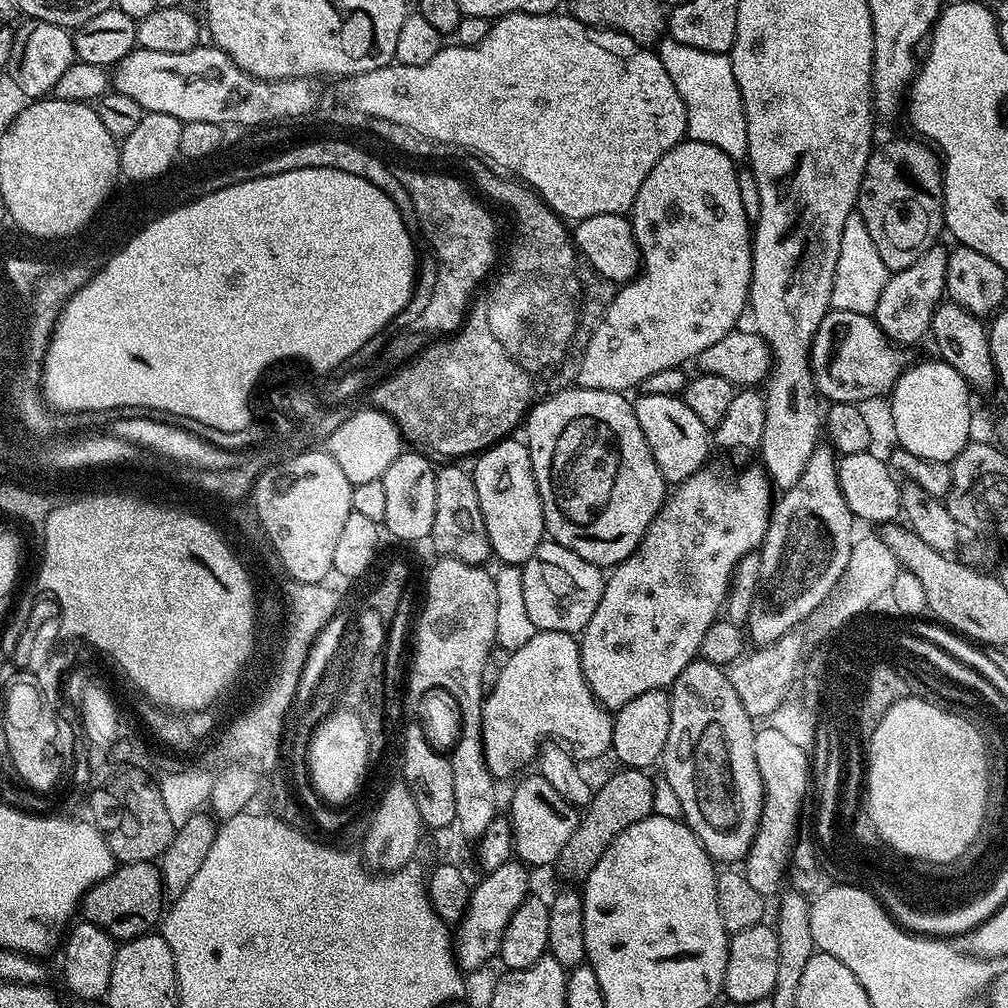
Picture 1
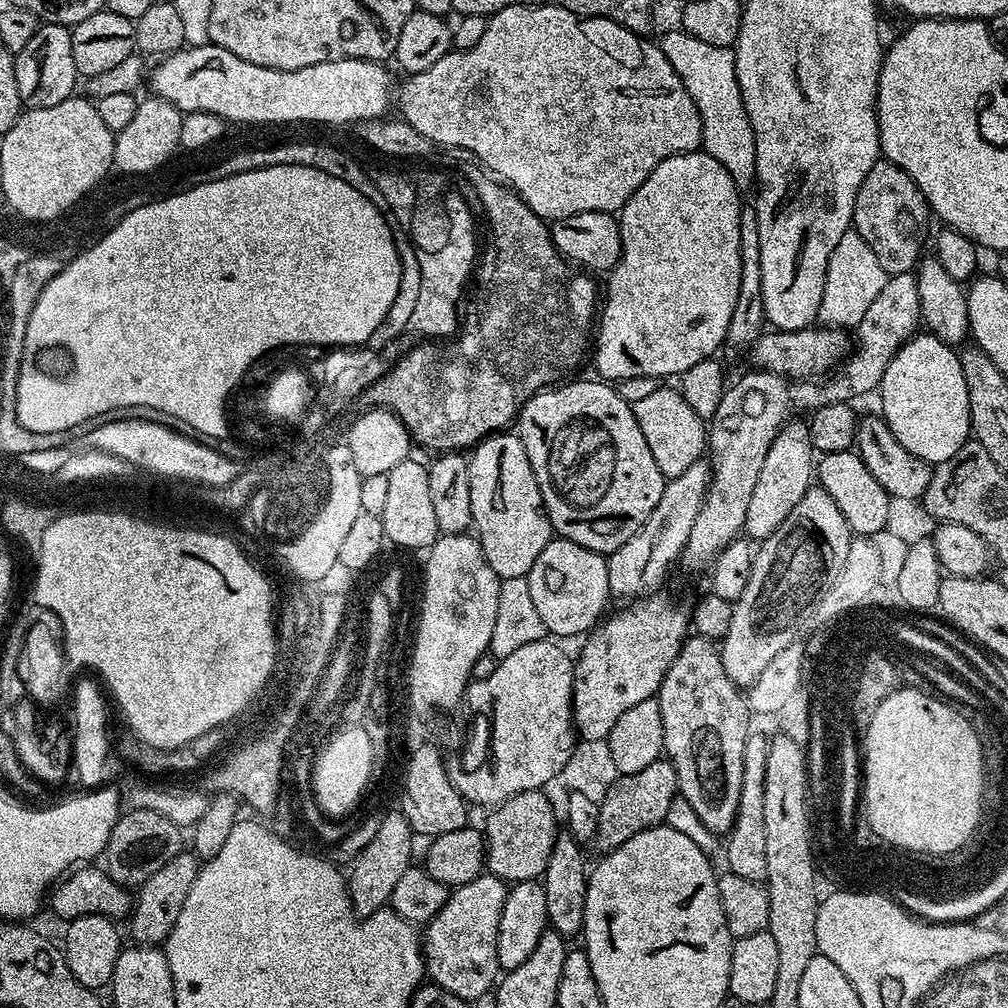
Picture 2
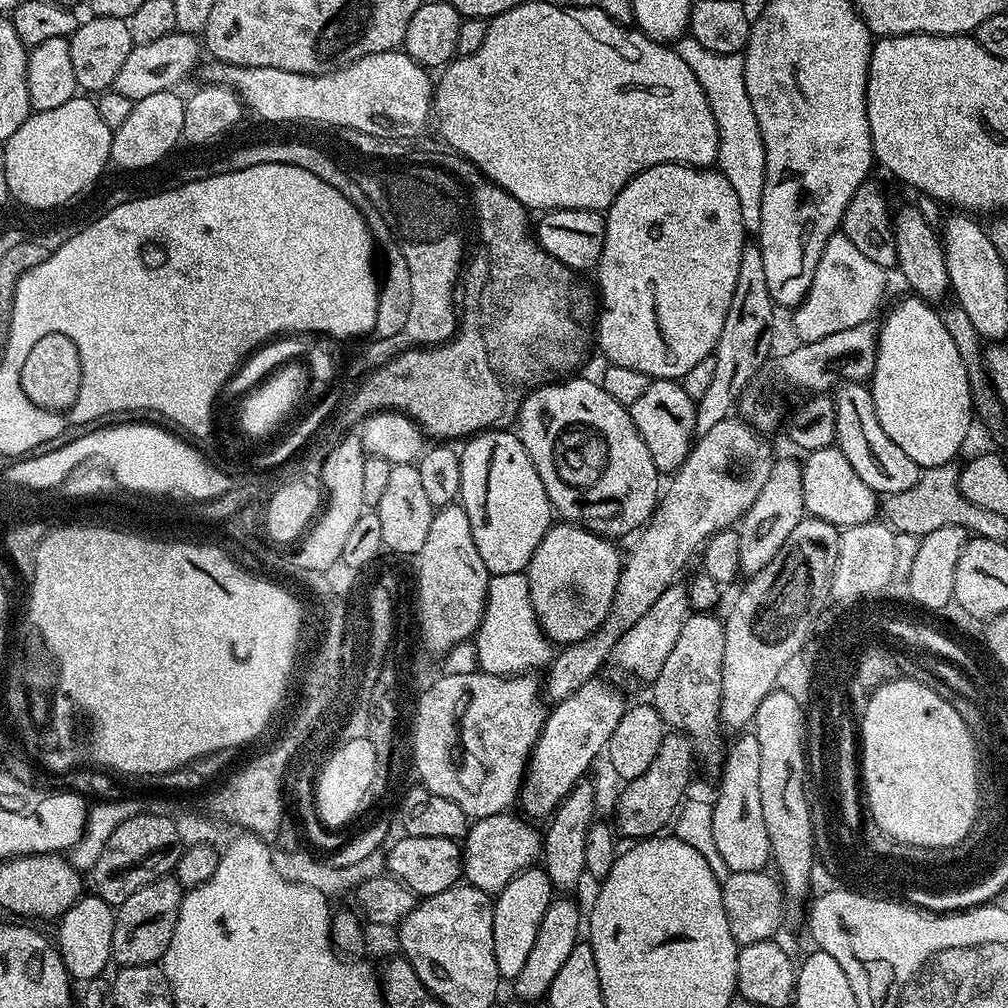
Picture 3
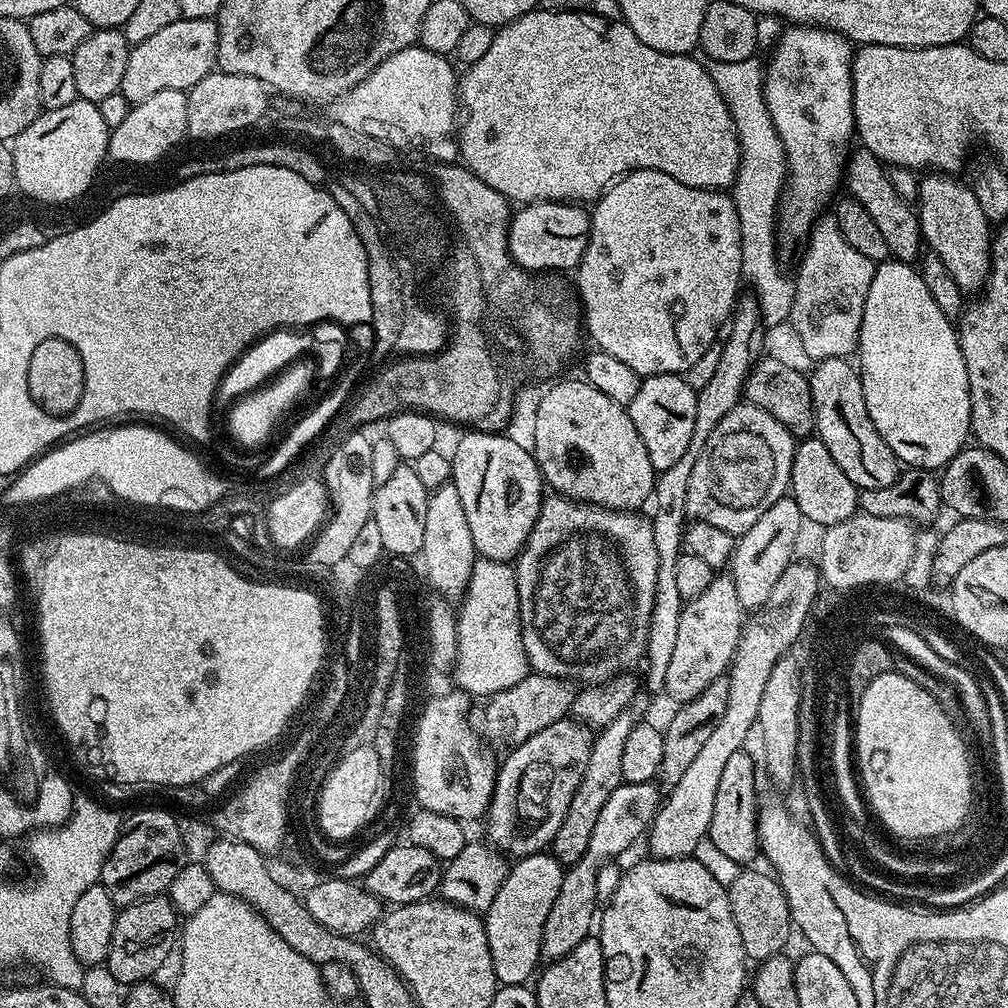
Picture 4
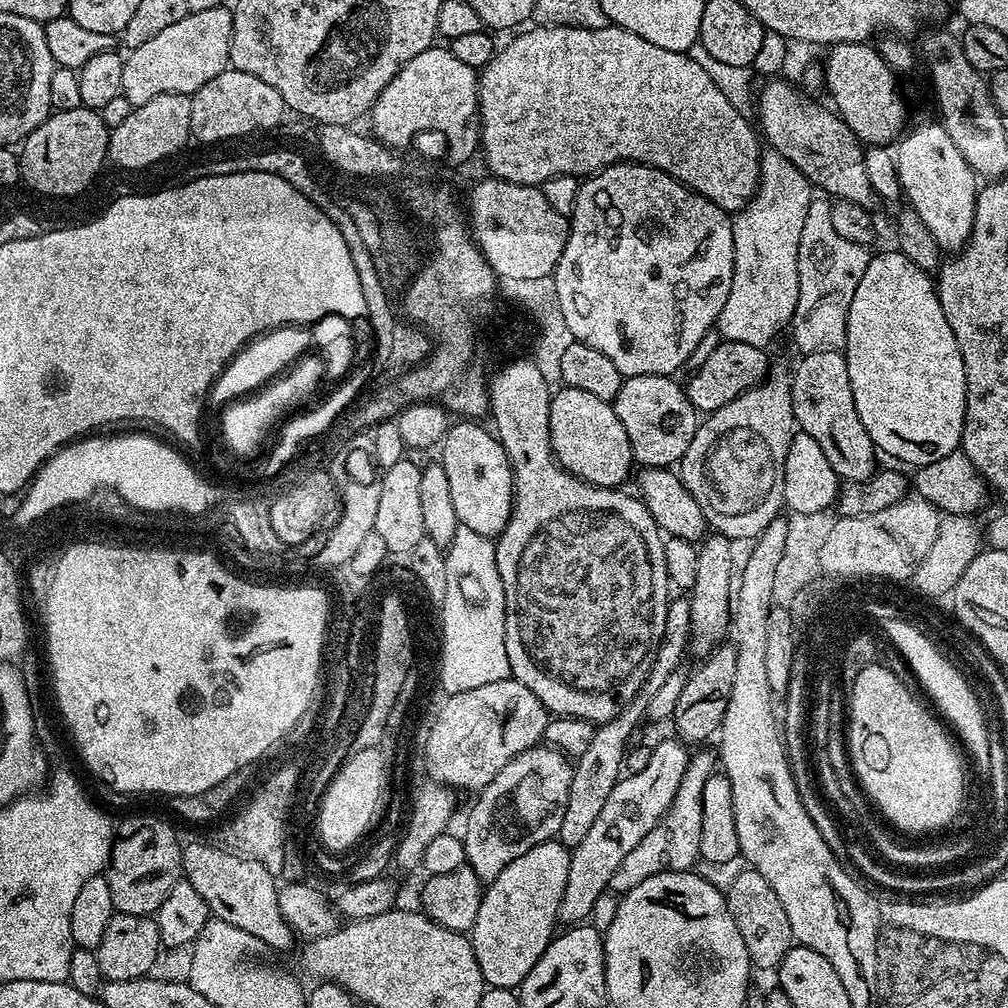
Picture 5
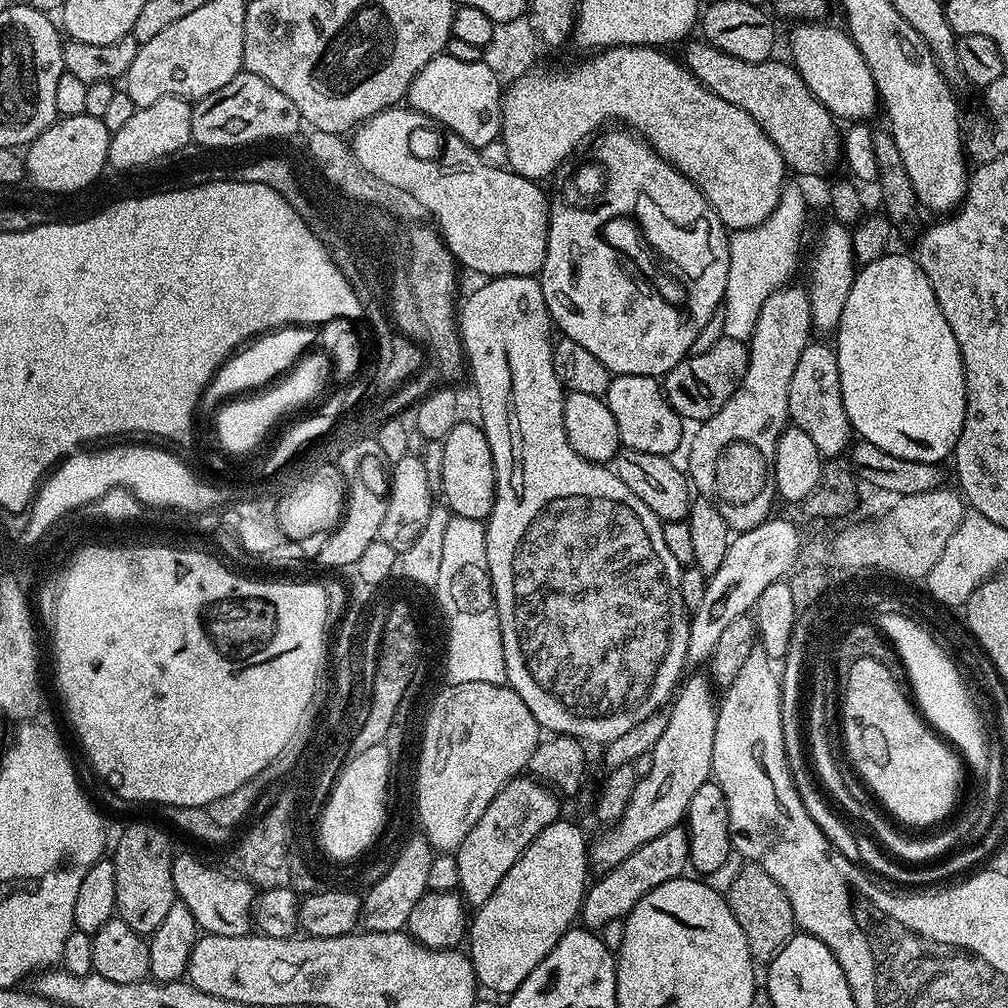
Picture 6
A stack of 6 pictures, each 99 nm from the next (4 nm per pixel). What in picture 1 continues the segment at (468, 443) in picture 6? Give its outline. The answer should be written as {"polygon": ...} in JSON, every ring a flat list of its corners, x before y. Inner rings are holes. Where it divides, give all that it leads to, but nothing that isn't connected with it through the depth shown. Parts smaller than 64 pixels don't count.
{"polygon":[[505,438,484,449,475,457,476,465,471,465,470,471,474,490,478,490,478,506,482,506,482,522,486,522,486,534,492,547,492,556,500,559,501,565,514,564,523,566,538,550,545,539,544,515,542,514,542,498,538,494,538,486,534,478,534,470,530,462,527,443,520,444,516,438]]}

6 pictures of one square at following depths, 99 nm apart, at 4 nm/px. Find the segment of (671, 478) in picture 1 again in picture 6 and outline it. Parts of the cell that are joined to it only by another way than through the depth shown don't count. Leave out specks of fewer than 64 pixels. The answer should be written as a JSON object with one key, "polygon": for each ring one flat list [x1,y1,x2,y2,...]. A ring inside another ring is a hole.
{"polygon":[[613,375,606,403,614,422,618,426,618,438,623,447,630,450,642,450,642,454,658,454,671,457,672,451,680,444,684,436,685,421,670,406,664,396,661,381,654,376]]}

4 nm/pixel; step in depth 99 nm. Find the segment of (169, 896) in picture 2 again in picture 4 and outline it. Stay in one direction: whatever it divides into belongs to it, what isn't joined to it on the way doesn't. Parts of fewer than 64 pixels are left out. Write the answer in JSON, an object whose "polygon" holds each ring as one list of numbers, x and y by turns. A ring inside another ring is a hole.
{"polygon":[[167,895,151,896,145,900,139,900,137,904,129,904,121,907,116,913,114,922,114,934,110,938,110,950,106,967,118,982,125,986,131,986,144,981,152,976,168,960,168,955,173,955,174,944,164,940,172,931,178,928,178,913,172,901]]}

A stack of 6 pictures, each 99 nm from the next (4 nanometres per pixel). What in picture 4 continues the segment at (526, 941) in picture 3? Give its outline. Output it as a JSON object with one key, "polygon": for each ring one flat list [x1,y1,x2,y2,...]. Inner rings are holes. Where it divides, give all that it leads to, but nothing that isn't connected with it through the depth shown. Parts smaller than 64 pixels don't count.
{"polygon":[[547,851,519,857,509,867,508,877,502,882,498,894,494,894,494,902,490,902,488,911,483,913,490,962,494,962,494,974,501,985,528,984,533,979,536,964,541,963,542,926,546,926,554,898,558,898,564,870,565,865]]}

